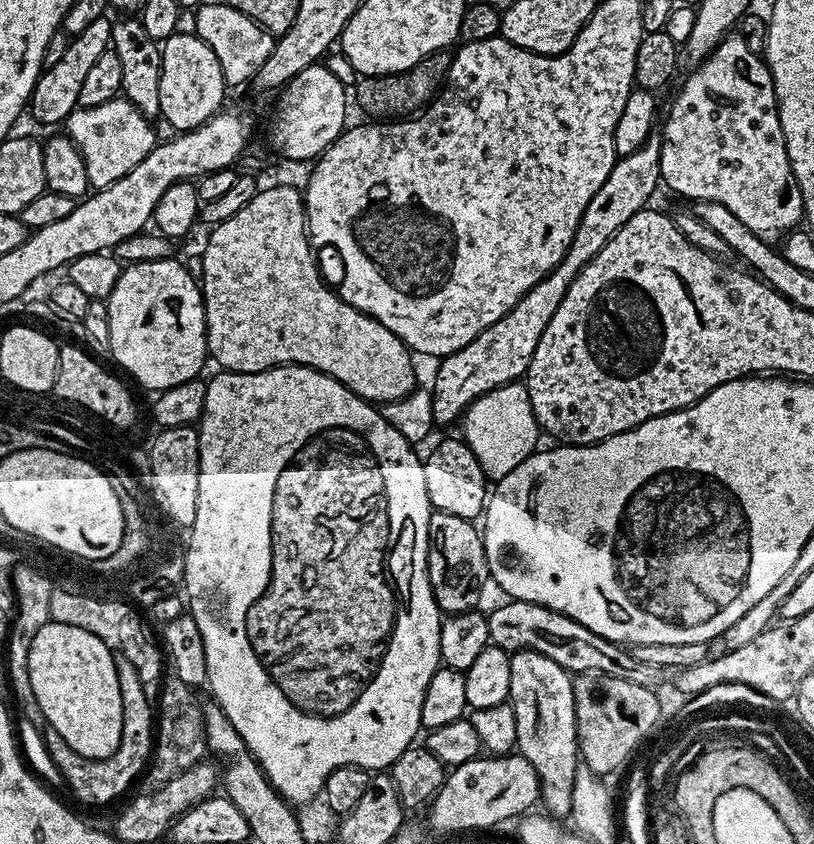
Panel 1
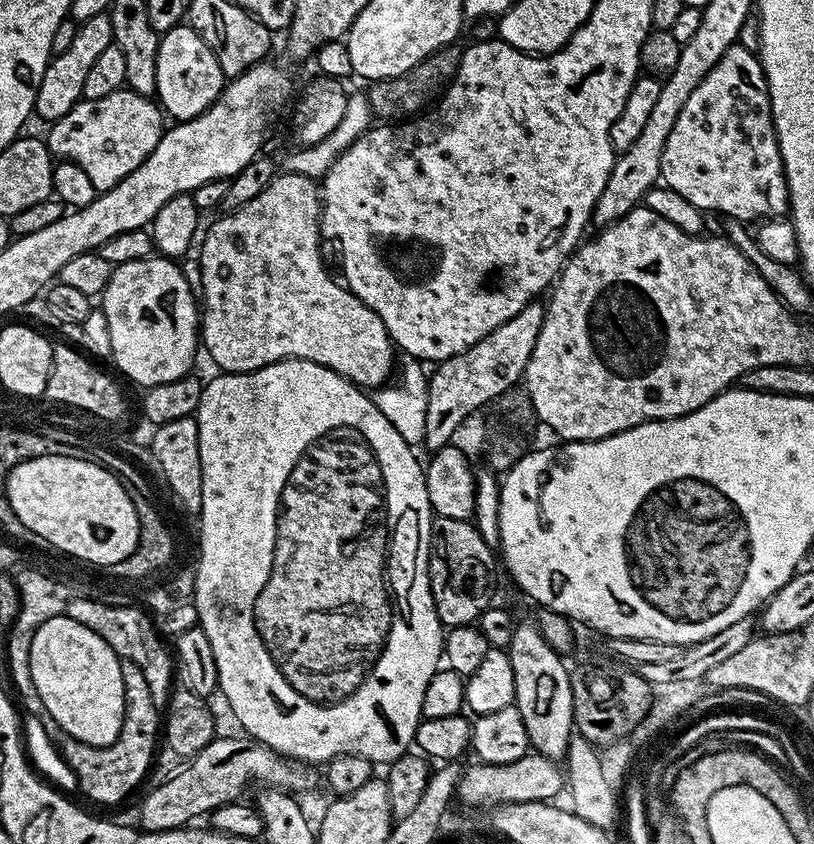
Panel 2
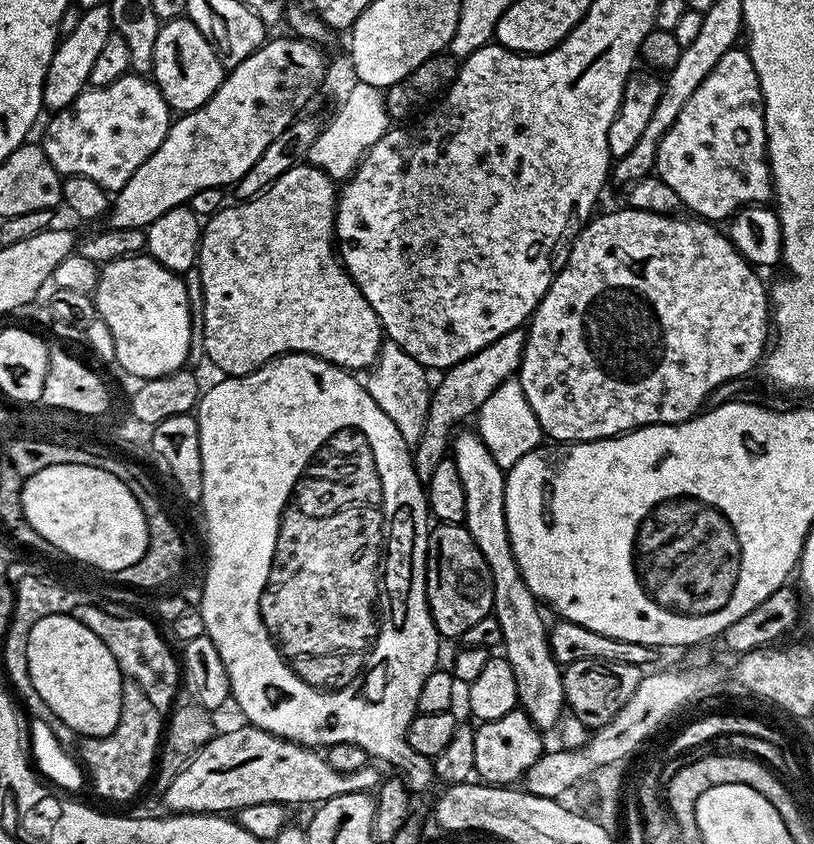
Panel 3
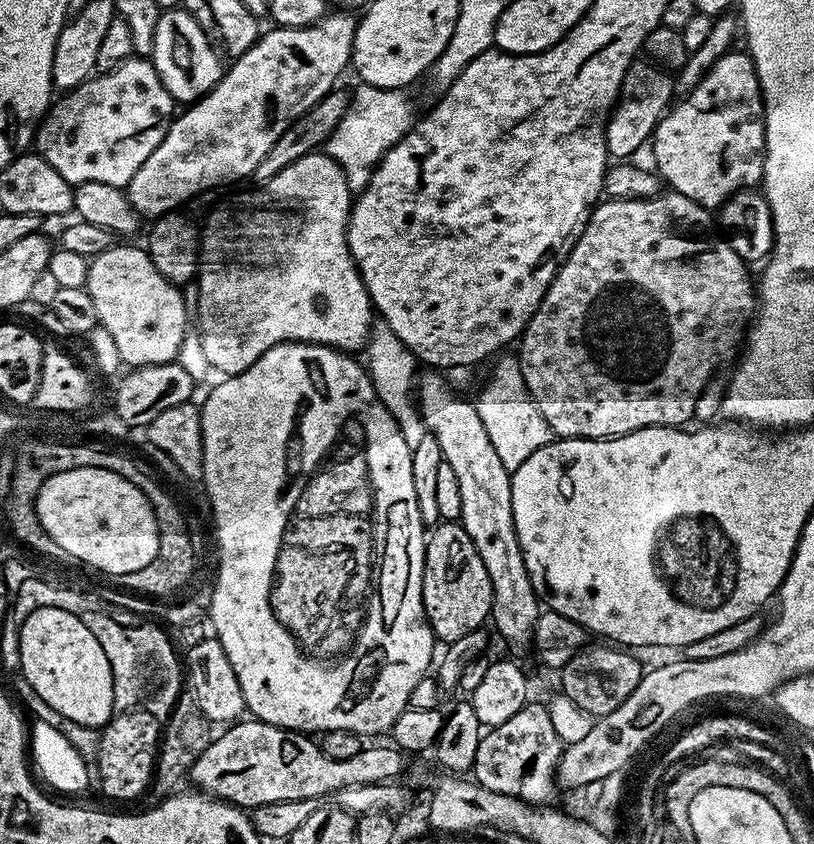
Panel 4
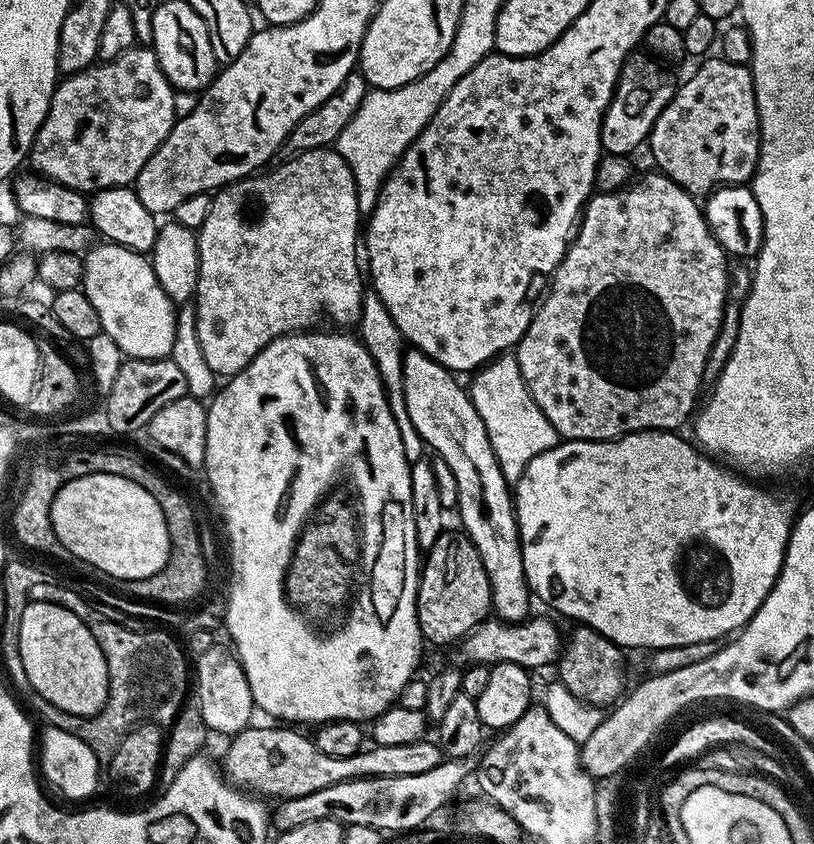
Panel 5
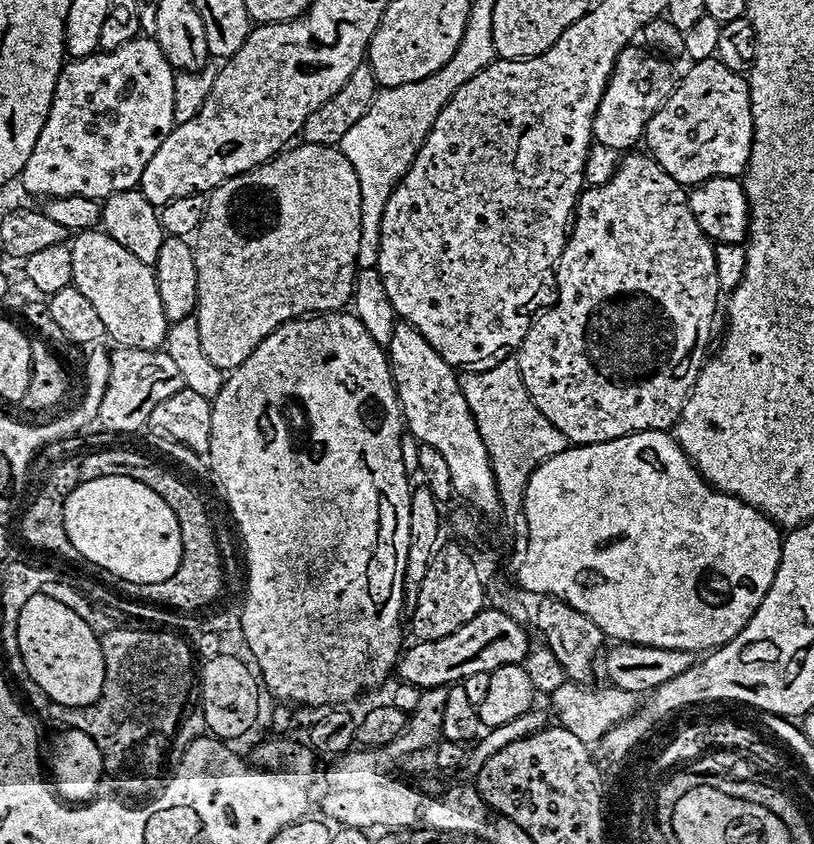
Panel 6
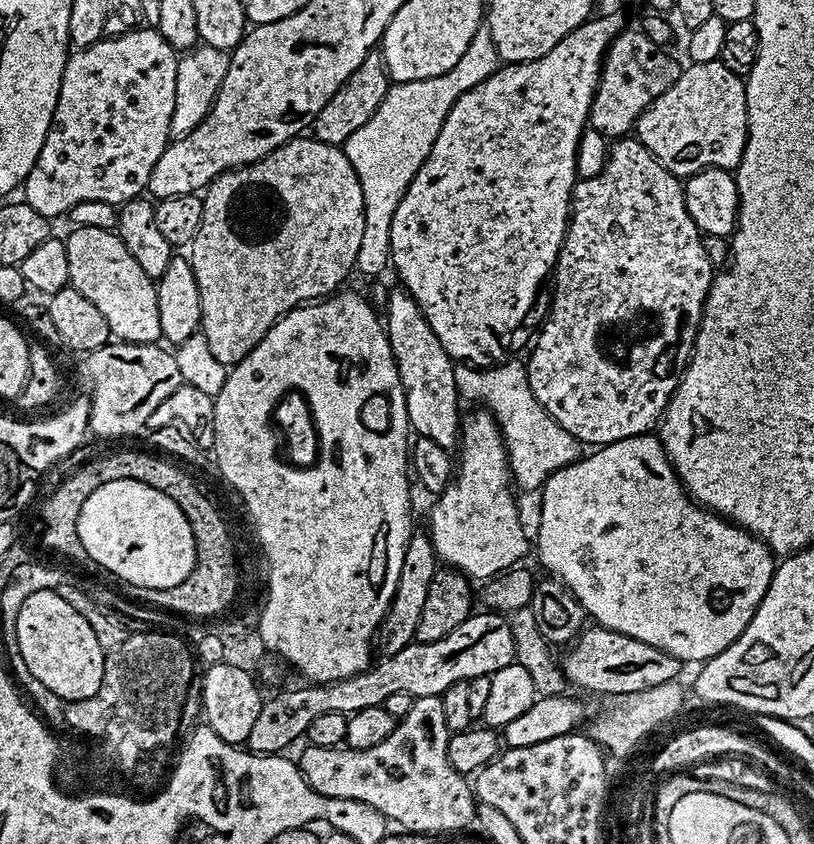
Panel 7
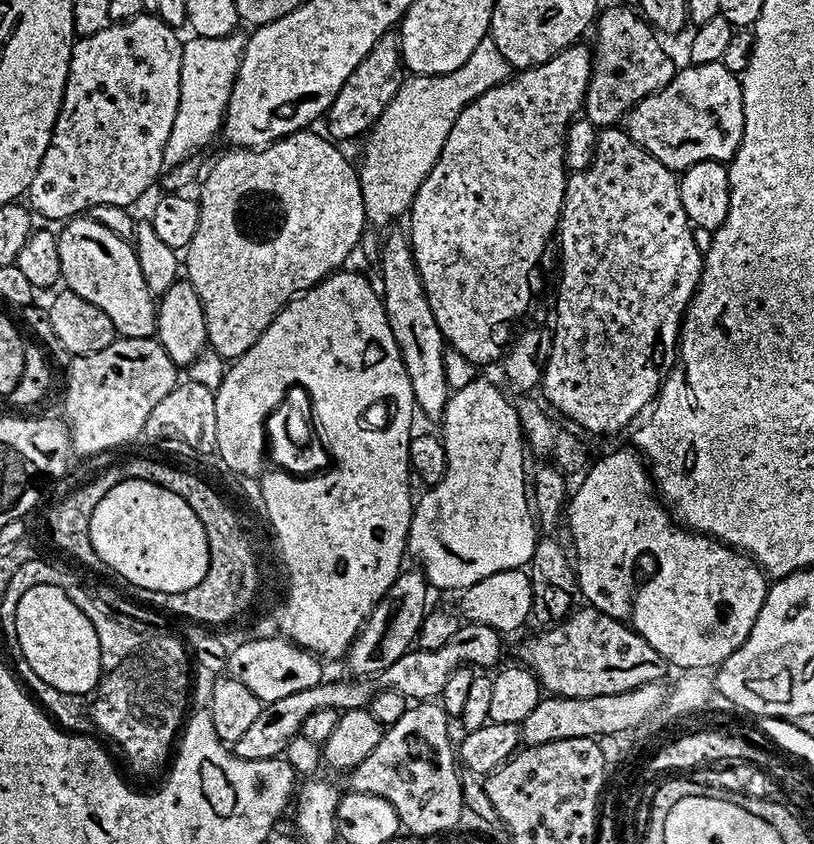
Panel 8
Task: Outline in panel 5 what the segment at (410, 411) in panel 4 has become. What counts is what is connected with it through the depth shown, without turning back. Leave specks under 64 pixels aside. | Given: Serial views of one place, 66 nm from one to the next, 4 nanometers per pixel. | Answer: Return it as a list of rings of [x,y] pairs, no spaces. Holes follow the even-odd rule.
[[[365,291],[363,296],[363,306],[360,311],[360,319],[356,323],[358,338],[367,348],[367,352],[375,359],[378,366],[379,376],[383,379],[385,392],[388,395],[388,405],[394,414],[395,421],[398,422],[399,433],[402,436],[403,453],[410,464],[423,459],[424,443],[421,436],[414,430],[414,424],[410,421],[410,416],[406,411],[404,383],[402,382],[402,366],[404,365],[404,339],[401,332],[390,317],[390,312],[386,310],[385,303],[378,298],[376,292]]]

